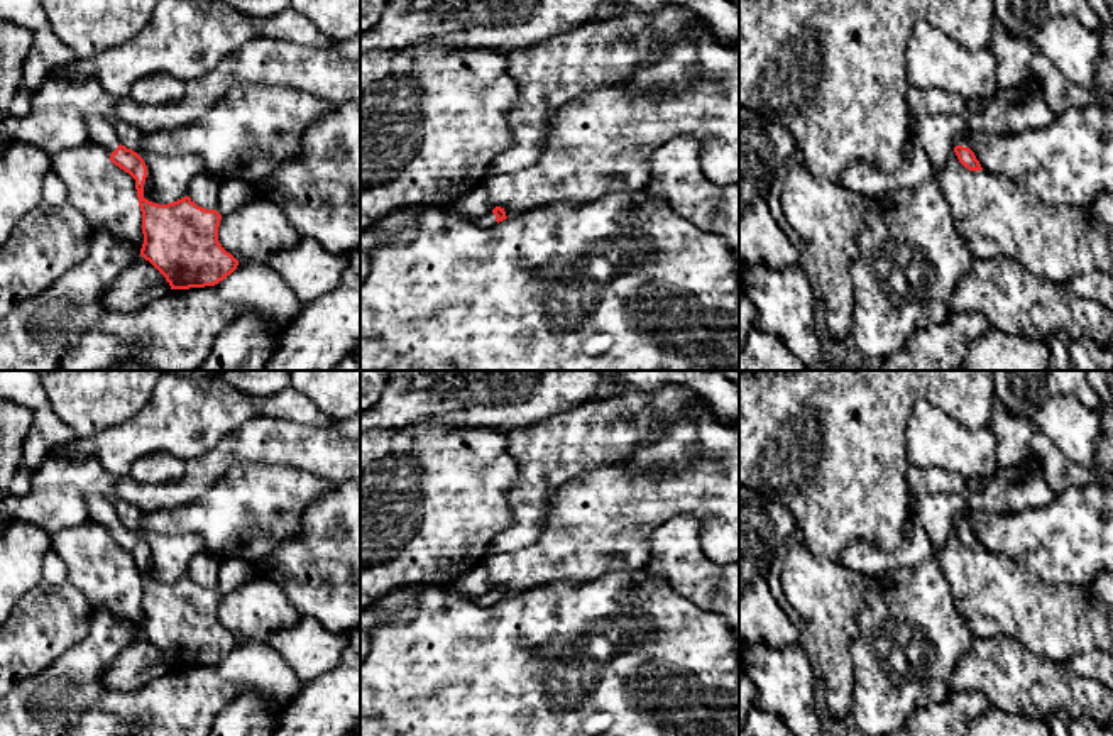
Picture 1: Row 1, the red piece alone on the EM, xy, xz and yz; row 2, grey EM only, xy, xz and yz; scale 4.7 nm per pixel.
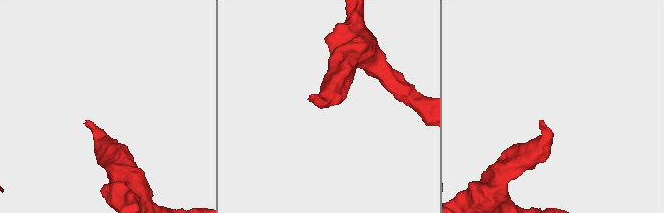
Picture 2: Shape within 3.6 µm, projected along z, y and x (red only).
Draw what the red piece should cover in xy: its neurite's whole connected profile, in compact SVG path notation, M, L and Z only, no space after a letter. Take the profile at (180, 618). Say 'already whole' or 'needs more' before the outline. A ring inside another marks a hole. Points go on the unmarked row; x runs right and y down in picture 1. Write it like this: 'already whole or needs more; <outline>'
needs more; M100 492L86 494L88 518L110 531L110 540L135 558L142 590L140 634L169 662L171 668L215 665L238 640L218 621L222 594L198 585L189 575L159 584L144 577L147 545L120 523L113 503Z

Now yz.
needs more; M971 509L966 514L957 516L954 531L964 547L968 547L969 550L981 550L983 547L971 530L969 513Z

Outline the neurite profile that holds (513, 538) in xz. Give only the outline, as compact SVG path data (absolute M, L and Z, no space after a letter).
M670 382L655 391L628 389L600 401L587 401L573 409L507 431L507 452L518 465L518 482L511 487L514 525L497 535L487 555L516 552L533 545L546 516L546 499L562 486L604 467L663 472L690 464L690 450L699 435L690 403L690 389Z

